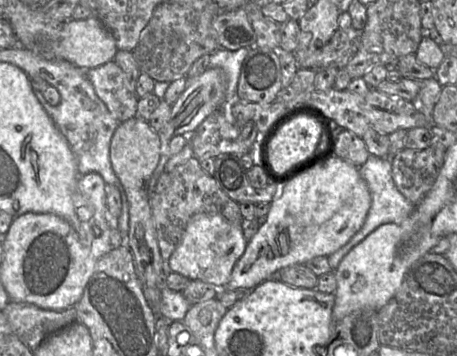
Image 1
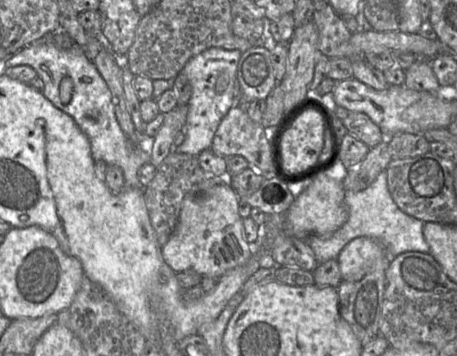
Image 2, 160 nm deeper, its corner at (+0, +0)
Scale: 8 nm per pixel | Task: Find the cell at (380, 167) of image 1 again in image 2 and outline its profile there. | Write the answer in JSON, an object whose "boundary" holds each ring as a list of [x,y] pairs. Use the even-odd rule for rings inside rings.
{"boundary":[[[382,171],[366,189],[358,192],[346,191],[344,201],[348,209],[348,219],[338,230],[329,236],[310,235],[305,238],[314,251],[318,264],[330,259],[337,260],[341,250],[357,237],[374,239],[391,259],[405,252],[430,253],[430,247],[423,235],[425,223],[404,213],[396,205],[388,189],[386,171]]]}

